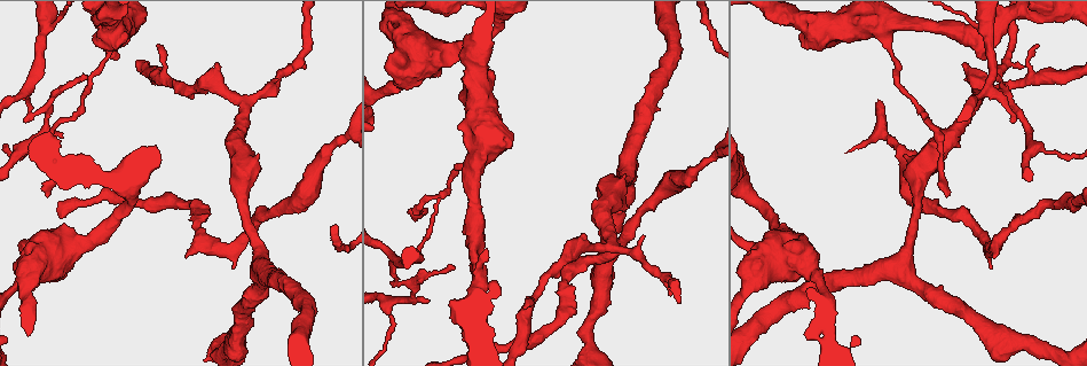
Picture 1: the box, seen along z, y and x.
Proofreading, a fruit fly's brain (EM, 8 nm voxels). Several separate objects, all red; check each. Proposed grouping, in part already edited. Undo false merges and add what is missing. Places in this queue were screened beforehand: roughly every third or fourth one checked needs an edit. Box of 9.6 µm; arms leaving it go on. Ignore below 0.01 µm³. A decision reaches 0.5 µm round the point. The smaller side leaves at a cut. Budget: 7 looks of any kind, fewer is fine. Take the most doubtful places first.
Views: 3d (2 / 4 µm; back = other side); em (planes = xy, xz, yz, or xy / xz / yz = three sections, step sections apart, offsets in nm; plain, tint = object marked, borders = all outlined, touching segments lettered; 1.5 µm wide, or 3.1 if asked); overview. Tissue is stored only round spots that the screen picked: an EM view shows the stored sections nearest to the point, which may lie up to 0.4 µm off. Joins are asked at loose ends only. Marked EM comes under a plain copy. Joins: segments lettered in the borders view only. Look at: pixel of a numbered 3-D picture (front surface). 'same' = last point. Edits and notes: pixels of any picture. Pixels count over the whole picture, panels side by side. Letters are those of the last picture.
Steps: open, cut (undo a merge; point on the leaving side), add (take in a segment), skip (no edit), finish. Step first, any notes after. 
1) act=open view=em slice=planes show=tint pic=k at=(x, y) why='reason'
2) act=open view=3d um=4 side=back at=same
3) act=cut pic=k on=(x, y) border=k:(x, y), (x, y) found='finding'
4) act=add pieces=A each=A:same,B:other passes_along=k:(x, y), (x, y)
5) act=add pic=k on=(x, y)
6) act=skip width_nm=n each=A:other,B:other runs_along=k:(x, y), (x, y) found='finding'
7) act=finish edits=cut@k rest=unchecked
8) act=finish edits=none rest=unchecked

act=open view=em slice=planes show=tint pic=1 at=(186, 255) why='free end'

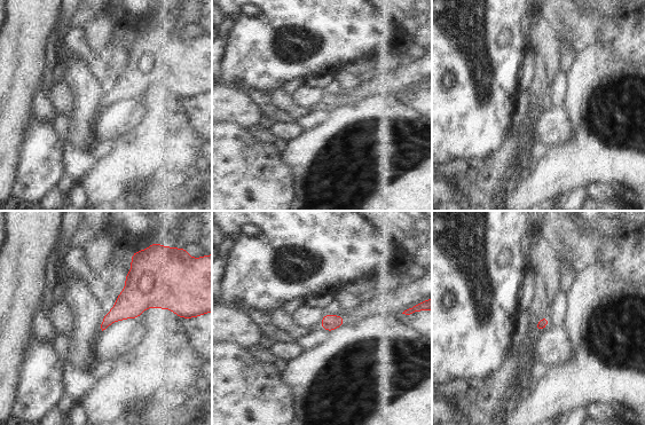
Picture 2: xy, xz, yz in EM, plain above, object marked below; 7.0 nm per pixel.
act=open view=em slice=planes show=borders at=same why='what lies round it'

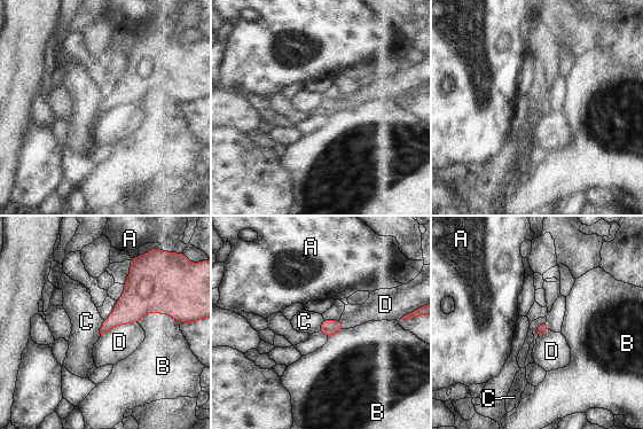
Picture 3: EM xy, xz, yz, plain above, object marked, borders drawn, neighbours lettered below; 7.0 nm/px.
act=skip longest_contact=B:320nm each=A:other,B:other,C:other,D:other border=3:(546, 320), (534, 330), (535, 336) found='no lettered segment goes on from it'

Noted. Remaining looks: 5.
act=open view=em slice=planes show=borders pic=1 at=(413, 217)

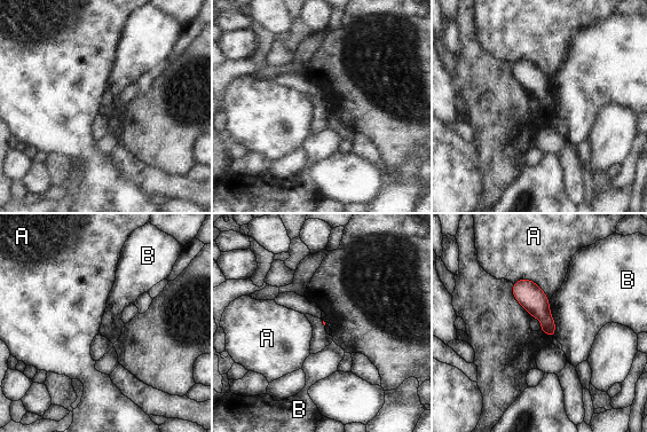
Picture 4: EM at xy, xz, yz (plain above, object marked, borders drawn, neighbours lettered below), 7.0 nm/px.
act=skip each=A:other,B:other found='none of them fits'

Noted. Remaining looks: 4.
act=open view=em slice=planes show=borders pic=1 at=(392, 282) why='an open end'

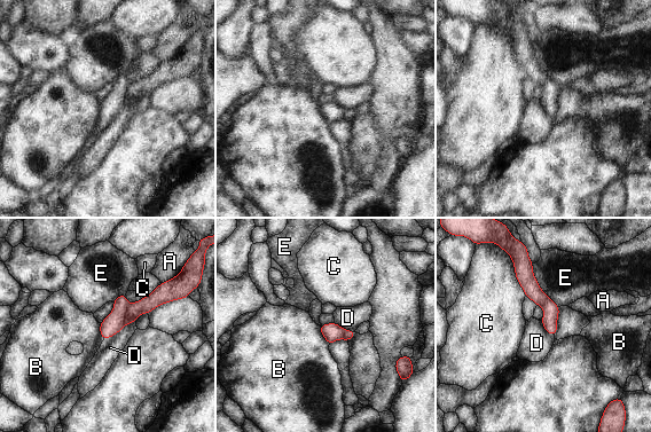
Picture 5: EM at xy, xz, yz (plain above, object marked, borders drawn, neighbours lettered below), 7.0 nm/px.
act=cut pic=5 on=(157, 297) width_nm=110 each=A:other,B:other,C:other,D:other,E:other border=5:(128, 305), (125, 321) found='two neurons meet here'

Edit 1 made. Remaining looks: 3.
act=finish edits=cut@5 rest=unchecked

